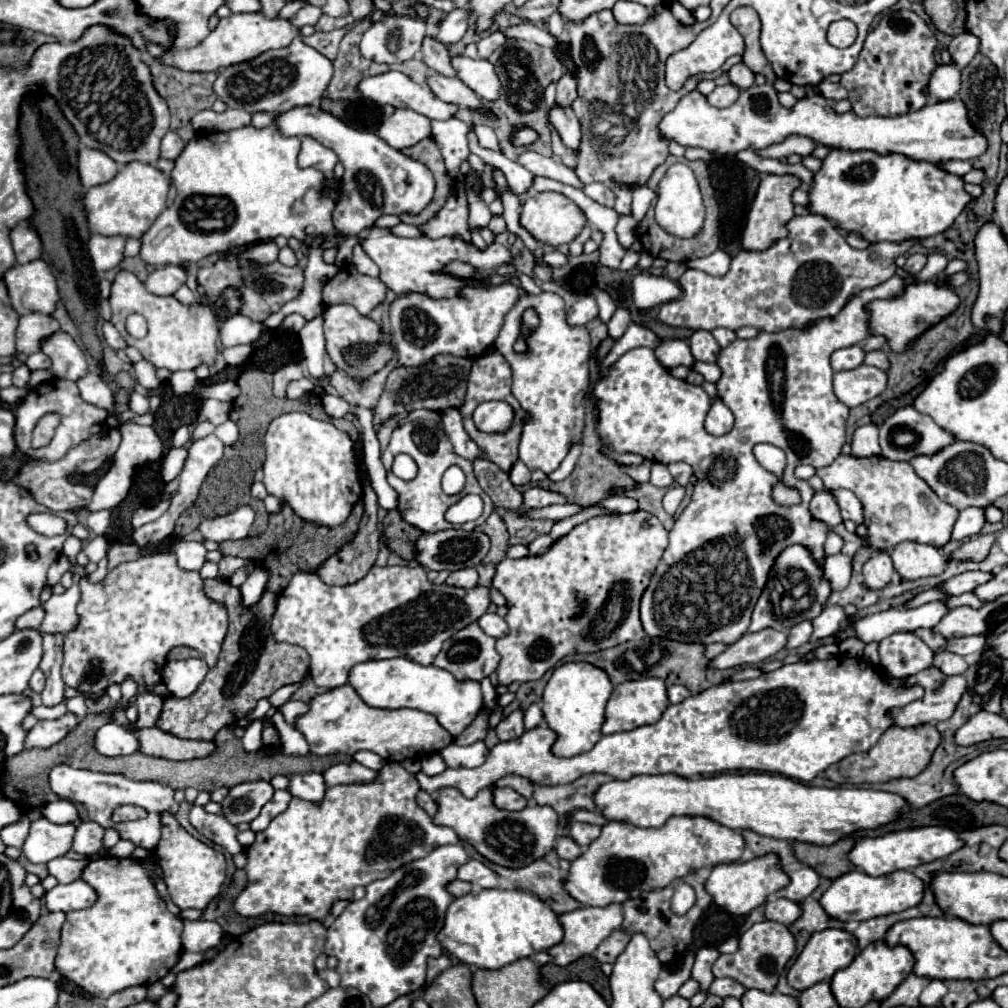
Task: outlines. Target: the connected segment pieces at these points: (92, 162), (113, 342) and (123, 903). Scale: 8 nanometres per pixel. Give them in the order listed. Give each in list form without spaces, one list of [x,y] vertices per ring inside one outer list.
[[[80,148],[78,152],[78,172],[84,188],[92,188],[104,182],[110,182],[120,166],[110,160],[104,152],[98,152],[94,148]]]
[[[104,322],[102,332],[104,332],[104,338],[106,338],[106,342],[108,342],[108,346],[110,346],[110,348],[114,348],[114,350],[126,348],[126,342],[122,340],[120,332],[118,332],[118,330],[116,330],[116,328],[114,328],[110,322]]]
[[[94,858],[80,876],[96,890],[98,900],[84,910],[68,912],[62,928],[62,944],[56,970],[96,998],[106,1000],[114,992],[136,984],[162,980],[182,954],[182,920],[166,910],[148,874],[160,870],[156,858],[136,862],[132,858]]]

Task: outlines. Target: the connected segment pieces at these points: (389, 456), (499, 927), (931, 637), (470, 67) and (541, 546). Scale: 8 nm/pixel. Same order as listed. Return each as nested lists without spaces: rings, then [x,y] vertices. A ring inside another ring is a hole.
[[[424,412],[422,418],[424,418],[424,422],[422,422],[422,440],[432,440],[432,442],[426,442],[426,444],[424,444],[424,446],[428,446],[428,450],[424,450],[422,446],[418,446],[418,444],[414,442],[414,432],[418,430],[416,422],[406,422],[406,424],[402,424],[402,426],[398,426],[398,428],[394,430],[388,448],[382,452],[382,464],[384,464],[386,472],[392,470],[392,462],[394,462],[394,458],[396,458],[398,454],[408,454],[410,458],[414,458],[414,462],[416,462],[416,466],[418,466],[418,476],[416,476],[414,480],[408,480],[408,482],[404,482],[404,480],[400,480],[400,478],[396,478],[396,476],[386,476],[386,478],[388,478],[388,484],[390,484],[390,486],[396,490],[396,494],[398,494],[398,512],[402,514],[402,518],[404,518],[408,524],[420,528],[422,532],[438,532],[438,530],[446,530],[446,528],[452,528],[452,526],[454,526],[454,528],[462,528],[462,530],[474,530],[476,526],[480,526],[480,524],[486,522],[486,518],[488,518],[488,516],[492,514],[492,510],[494,510],[494,504],[492,504],[490,496],[486,496],[486,492],[480,488],[478,480],[474,478],[472,462],[466,460],[466,458],[462,458],[462,456],[458,456],[458,454],[454,452],[452,444],[448,442],[448,436],[446,436],[444,430],[442,430],[442,420],[440,420],[440,416],[438,416],[436,412]],[[452,464],[458,464],[458,466],[464,470],[466,480],[468,480],[464,492],[458,494],[458,496],[448,496],[448,494],[444,494],[442,488],[440,488],[442,474],[444,474]],[[466,494],[478,494],[478,496],[482,498],[482,502],[484,502],[484,514],[480,516],[480,520],[466,522],[466,524],[450,524],[450,522],[446,522],[446,520],[444,520],[446,510],[448,510],[452,504],[456,504],[456,502],[458,502],[462,496],[466,496]]]
[[[480,890],[452,900],[438,942],[462,964],[496,970],[562,942],[562,924],[548,904],[524,890]]]
[[[928,628],[928,630],[916,630],[914,634],[918,634],[934,652],[946,650],[946,638],[940,636],[940,634],[936,634],[936,632],[932,632],[930,628]]]
[[[454,56],[452,66],[458,78],[470,86],[482,100],[496,100],[500,90],[500,80],[494,72],[494,66],[488,60],[472,60],[466,56]]]
[[[538,536],[534,542],[530,542],[528,550],[530,550],[530,556],[538,556],[538,554],[544,554],[550,546],[554,544],[554,540],[550,536]]]

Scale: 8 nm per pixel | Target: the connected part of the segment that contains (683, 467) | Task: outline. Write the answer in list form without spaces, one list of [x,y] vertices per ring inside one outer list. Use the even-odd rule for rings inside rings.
[[[674,462],[674,464],[668,464],[668,470],[670,470],[670,474],[674,476],[674,480],[680,486],[686,486],[690,482],[690,476],[692,476],[690,464],[686,464],[686,462]]]

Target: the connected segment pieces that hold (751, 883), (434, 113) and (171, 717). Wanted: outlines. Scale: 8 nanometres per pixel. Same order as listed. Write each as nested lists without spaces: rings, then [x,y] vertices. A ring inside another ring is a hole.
[[[764,856],[764,858],[754,858],[746,864],[736,862],[736,864],[720,864],[714,866],[710,872],[708,882],[704,884],[706,892],[712,896],[714,904],[724,908],[730,914],[736,916],[746,916],[750,914],[754,908],[762,906],[768,898],[768,894],[784,888],[788,884],[788,876],[784,874],[780,862],[776,856]]]
[[[402,72],[370,76],[358,84],[358,92],[380,106],[390,104],[394,108],[410,108],[428,116],[430,120],[448,120],[458,110],[458,106],[442,102],[428,86],[412,82]]]
[[[204,580],[204,592],[228,612],[230,626],[222,642],[222,650],[214,668],[208,670],[202,684],[186,698],[164,698],[162,712],[156,726],[178,738],[214,740],[220,728],[230,724],[230,712],[252,712],[256,702],[268,698],[278,688],[302,682],[308,676],[310,656],[304,648],[294,644],[276,642],[270,634],[270,620],[276,610],[276,594],[264,592],[260,602],[250,612],[240,608],[240,590],[220,580]]]

